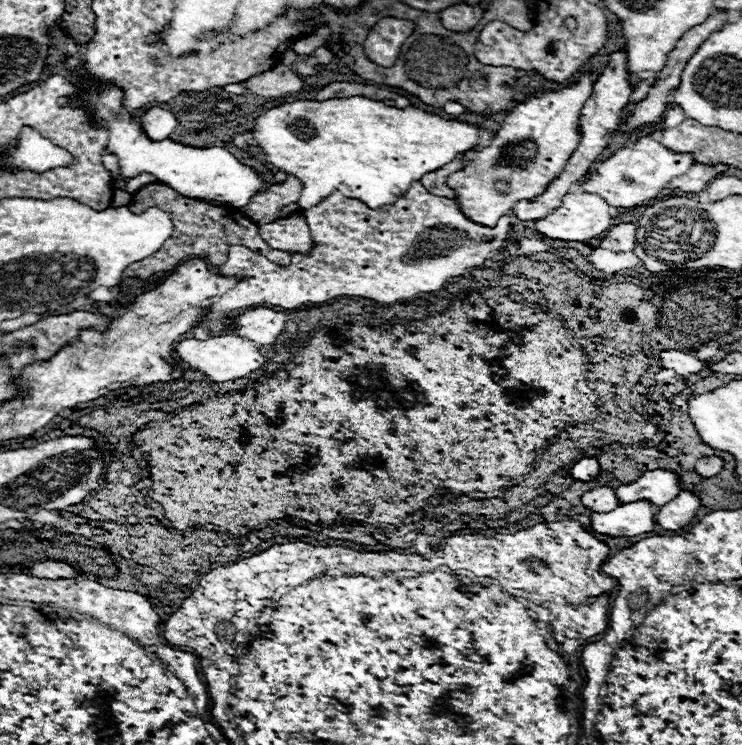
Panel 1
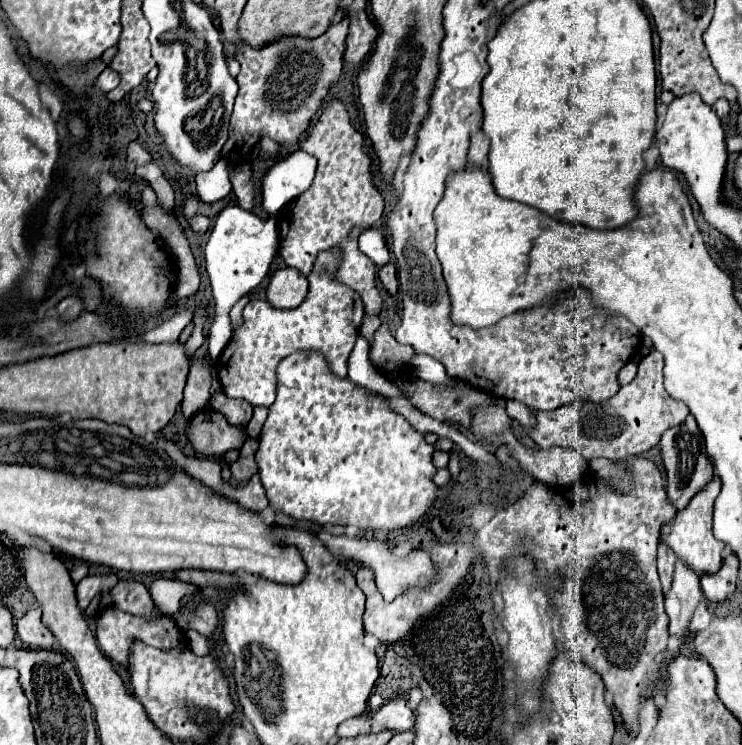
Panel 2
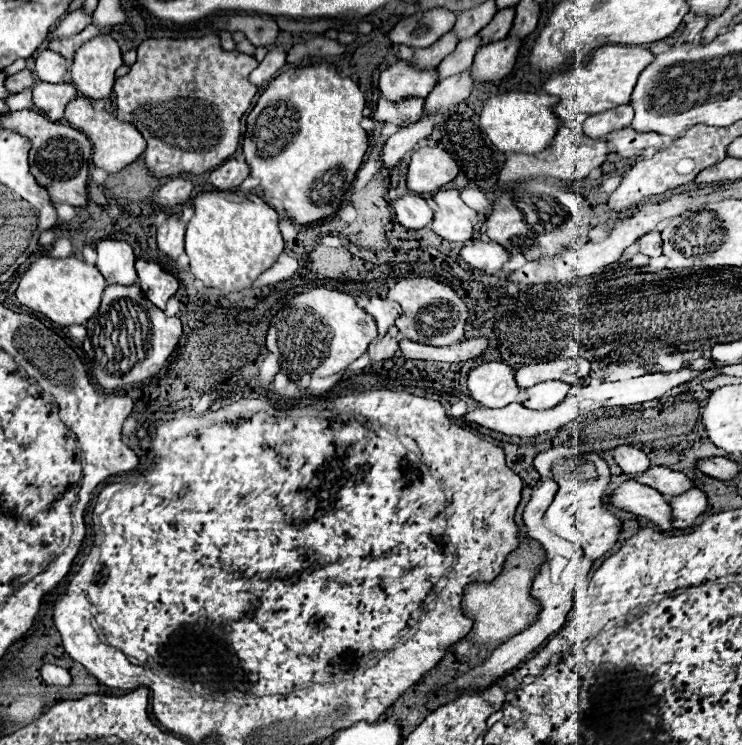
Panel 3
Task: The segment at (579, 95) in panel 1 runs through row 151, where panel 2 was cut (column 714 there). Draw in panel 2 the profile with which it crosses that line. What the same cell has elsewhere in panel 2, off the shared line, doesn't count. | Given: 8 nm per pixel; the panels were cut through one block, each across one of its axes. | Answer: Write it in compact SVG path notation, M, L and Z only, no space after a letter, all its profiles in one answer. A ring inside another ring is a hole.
M714 476L712 482L702 492L698 492L690 500L690 504L676 514L676 518L672 522L664 524L660 530L660 540L664 544L668 544L688 568L694 568L694 572L698 572L698 576L704 572L716 574L722 564L724 544L718 542L712 534L712 512L714 512L714 500L716 500L718 492L720 492L720 480L718 480L718 476Z

